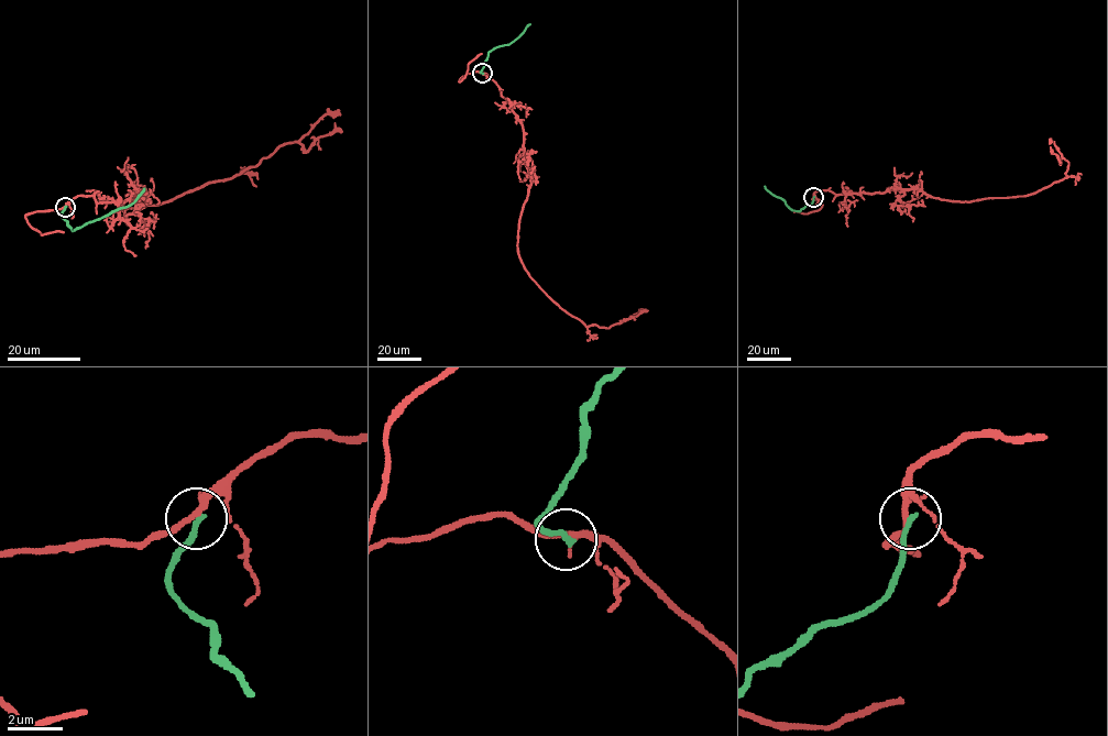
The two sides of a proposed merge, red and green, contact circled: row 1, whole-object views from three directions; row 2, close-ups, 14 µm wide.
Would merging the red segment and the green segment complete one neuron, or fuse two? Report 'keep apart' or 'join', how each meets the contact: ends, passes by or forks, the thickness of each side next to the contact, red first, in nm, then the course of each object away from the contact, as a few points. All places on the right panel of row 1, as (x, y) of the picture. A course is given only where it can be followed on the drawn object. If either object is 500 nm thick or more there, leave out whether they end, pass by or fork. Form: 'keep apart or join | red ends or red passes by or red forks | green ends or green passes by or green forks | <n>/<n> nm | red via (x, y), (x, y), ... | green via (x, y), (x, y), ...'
keep apart | red passes by | green ends | 240/200 nm | red via (813, 197), (818, 190), (898, 188), (950, 200), (1024, 196), (1066, 177), (1068, 162), (1051, 152) | green via (814, 197), (812, 202), (793, 210), (765, 186)

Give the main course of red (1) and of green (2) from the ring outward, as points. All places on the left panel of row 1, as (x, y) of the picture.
1: (65, 207), (144, 193), (132, 213), (342, 131)
2: (65, 207), (61, 216), (75, 230), (130, 205), (145, 188)

